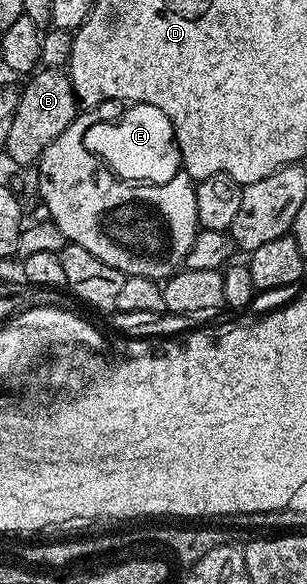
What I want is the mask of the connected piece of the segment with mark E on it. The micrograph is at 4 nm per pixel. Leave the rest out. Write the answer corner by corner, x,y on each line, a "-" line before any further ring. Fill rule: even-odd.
130,104
119,119
101,120
89,126
84,147
97,156
117,178
126,182
167,184
181,170
181,150
174,137
170,118
155,105

